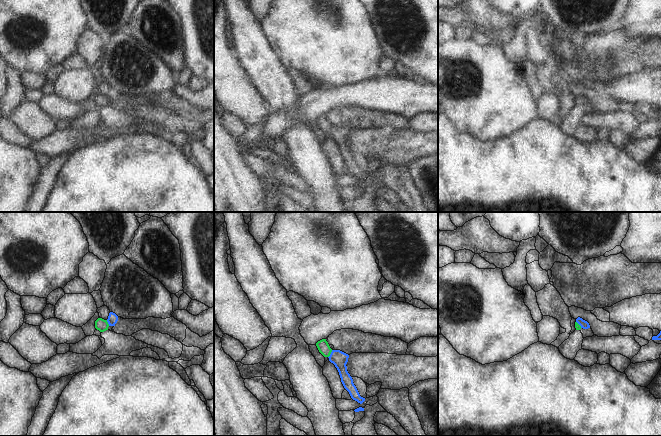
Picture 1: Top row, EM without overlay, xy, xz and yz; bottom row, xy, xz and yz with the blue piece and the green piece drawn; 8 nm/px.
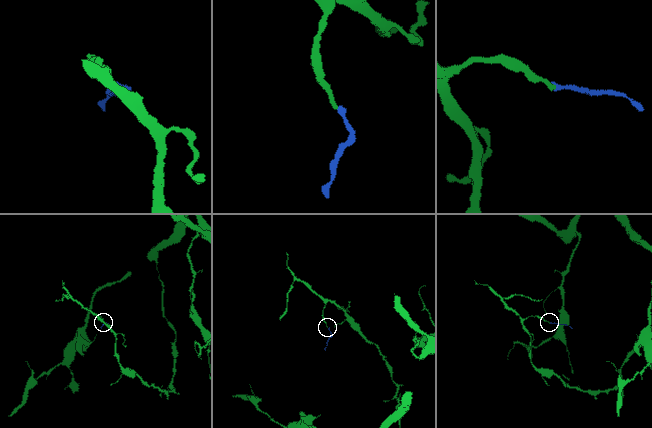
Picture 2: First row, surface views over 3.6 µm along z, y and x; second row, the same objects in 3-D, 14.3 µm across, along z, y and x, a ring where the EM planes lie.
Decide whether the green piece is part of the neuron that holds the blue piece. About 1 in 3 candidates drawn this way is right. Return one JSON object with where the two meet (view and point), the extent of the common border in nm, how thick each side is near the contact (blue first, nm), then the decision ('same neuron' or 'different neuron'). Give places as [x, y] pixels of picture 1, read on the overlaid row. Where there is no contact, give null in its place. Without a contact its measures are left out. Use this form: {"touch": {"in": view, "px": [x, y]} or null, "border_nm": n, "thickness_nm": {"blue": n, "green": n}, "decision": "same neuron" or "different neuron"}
{"touch": {"in": "xz", "px": [330, 354]}, "border_nm": 70, "thickness_nm": {"blue": 120, "green": 90}, "decision": "same neuron"}

